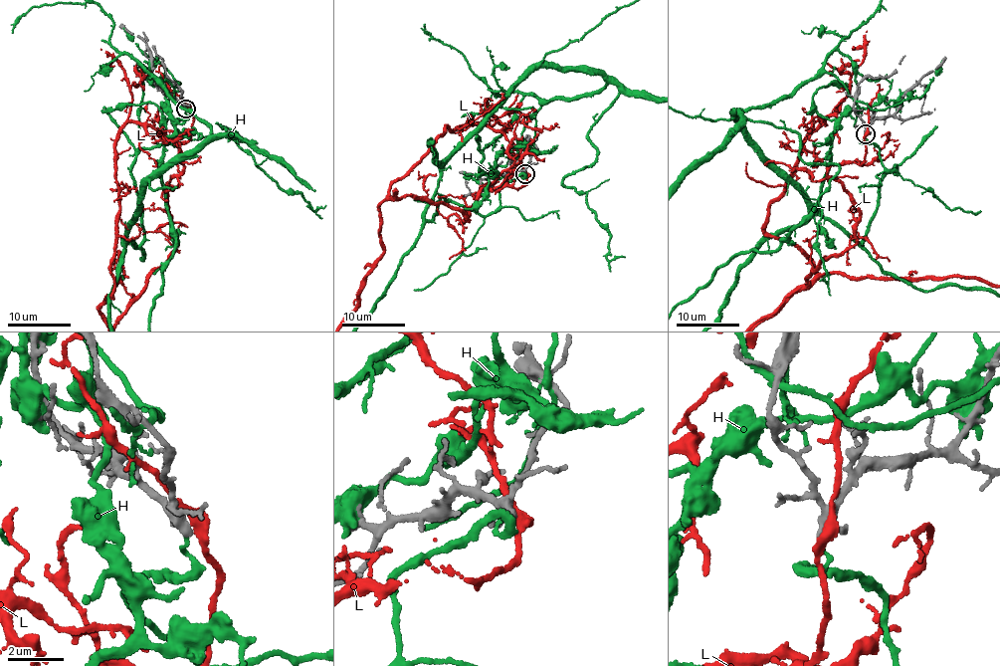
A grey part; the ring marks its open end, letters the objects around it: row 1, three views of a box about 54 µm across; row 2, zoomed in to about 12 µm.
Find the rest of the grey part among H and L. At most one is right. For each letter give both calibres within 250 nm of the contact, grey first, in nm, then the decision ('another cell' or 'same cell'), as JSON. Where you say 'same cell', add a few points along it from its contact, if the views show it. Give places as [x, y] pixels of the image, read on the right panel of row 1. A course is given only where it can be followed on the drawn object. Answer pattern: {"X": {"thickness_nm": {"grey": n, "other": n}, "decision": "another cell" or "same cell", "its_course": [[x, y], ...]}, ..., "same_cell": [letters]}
{"H": {"thickness_nm": {"grey": 320, "other": 110}, "decision": "another cell"}, "L": {"thickness_nm": {"grey": 360, "other": 320}, "decision": "another cell"}, "same_cell": []}

